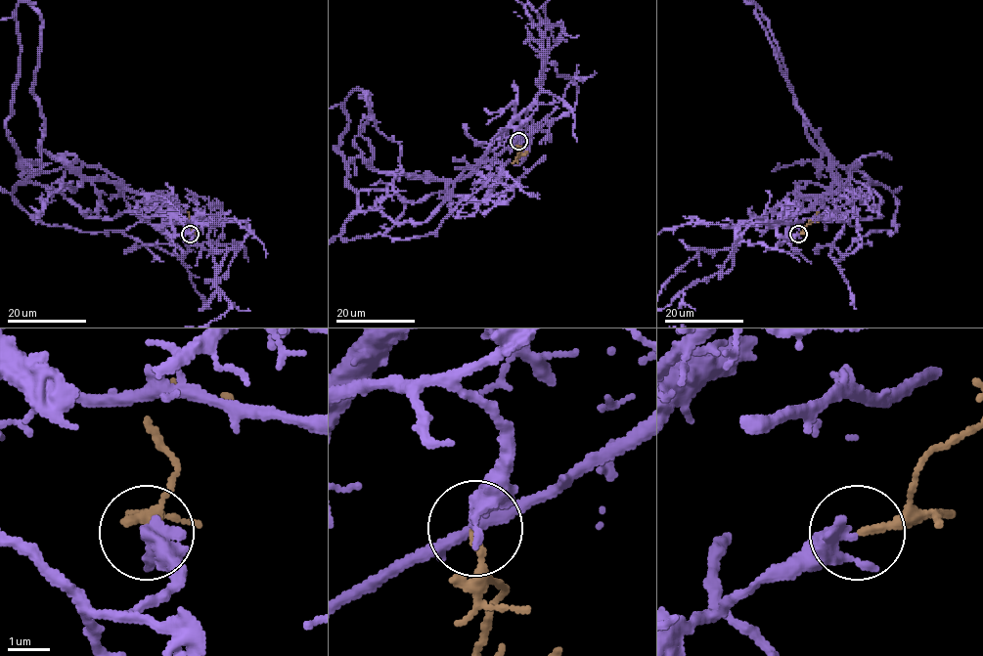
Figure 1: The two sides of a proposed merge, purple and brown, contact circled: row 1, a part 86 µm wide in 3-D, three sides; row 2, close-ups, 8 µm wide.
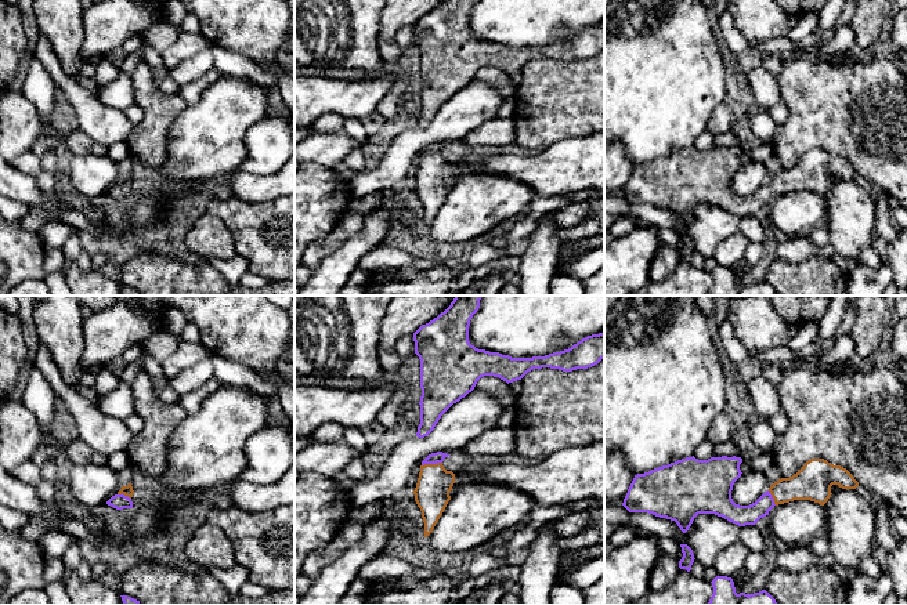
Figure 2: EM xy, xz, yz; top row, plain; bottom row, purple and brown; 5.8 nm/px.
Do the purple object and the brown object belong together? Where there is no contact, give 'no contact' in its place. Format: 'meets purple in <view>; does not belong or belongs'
meets purple in xz; belongs

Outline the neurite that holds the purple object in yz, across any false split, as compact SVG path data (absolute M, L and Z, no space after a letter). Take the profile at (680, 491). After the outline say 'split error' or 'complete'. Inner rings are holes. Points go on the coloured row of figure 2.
M694 456L677 460L668 465L654 468L644 474L635 475L622 506L629 512L648 512L660 518L675 521L680 530L686 533L698 514L715 514L738 526L755 525L760 518L778 504L794 500L810 500L824 506L831 497L831 486L842 489L856 489L859 482L843 467L834 465L824 459L810 459L792 477L781 478L755 503L749 506L736 504L731 499L734 482L741 477L741 457L711 457L698 460Z; split error

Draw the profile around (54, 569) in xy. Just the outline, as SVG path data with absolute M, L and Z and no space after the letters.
M46 558L44 572L43 572L44 583L62 580L64 573L65 573L65 569L61 558Z

